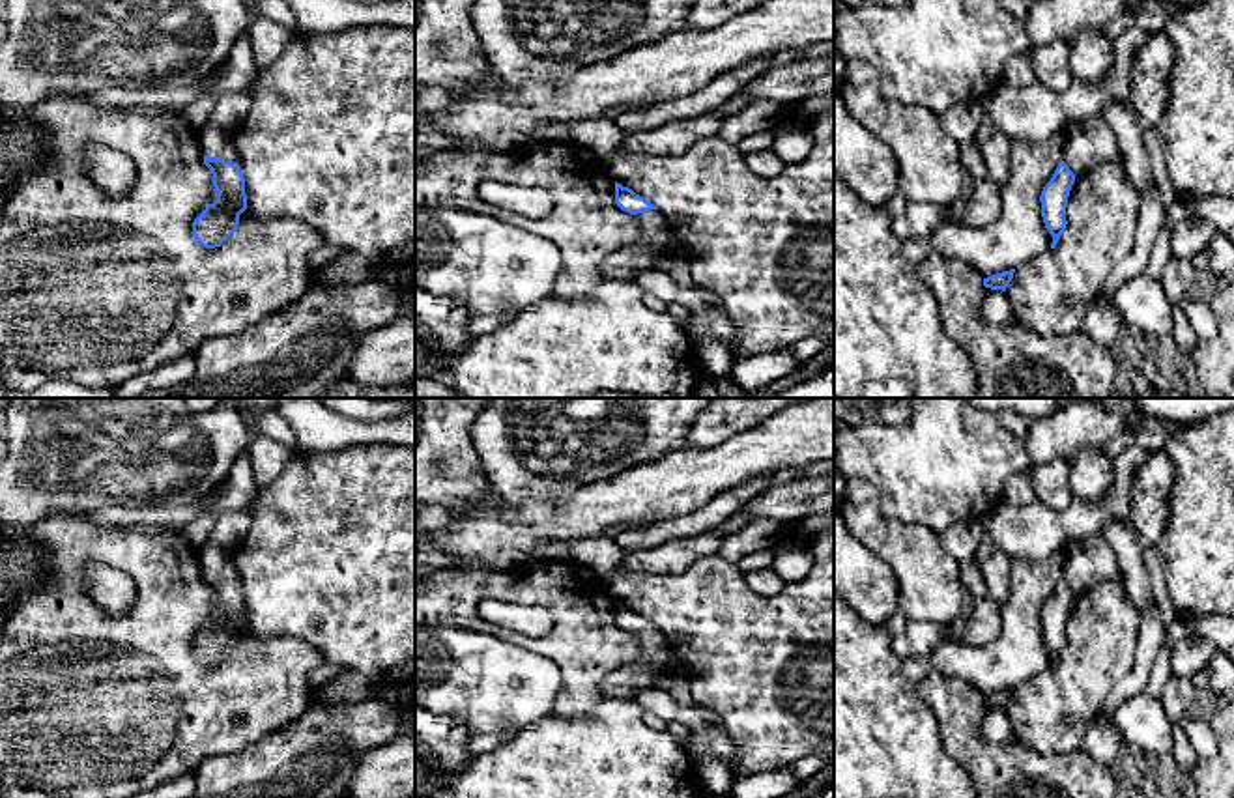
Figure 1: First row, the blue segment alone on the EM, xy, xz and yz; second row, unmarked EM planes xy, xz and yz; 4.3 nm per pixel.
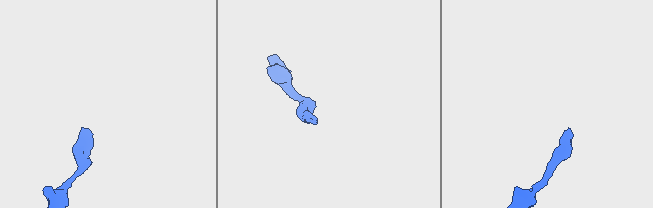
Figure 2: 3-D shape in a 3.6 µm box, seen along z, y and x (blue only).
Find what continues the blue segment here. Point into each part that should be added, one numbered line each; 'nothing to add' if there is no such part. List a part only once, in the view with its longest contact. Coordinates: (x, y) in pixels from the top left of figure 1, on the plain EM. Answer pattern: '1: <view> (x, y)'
1: xy (215, 559)

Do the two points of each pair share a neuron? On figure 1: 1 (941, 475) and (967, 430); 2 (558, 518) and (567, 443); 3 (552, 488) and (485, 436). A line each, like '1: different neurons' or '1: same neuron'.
1: same neuron
2: different neurons
3: same neuron

